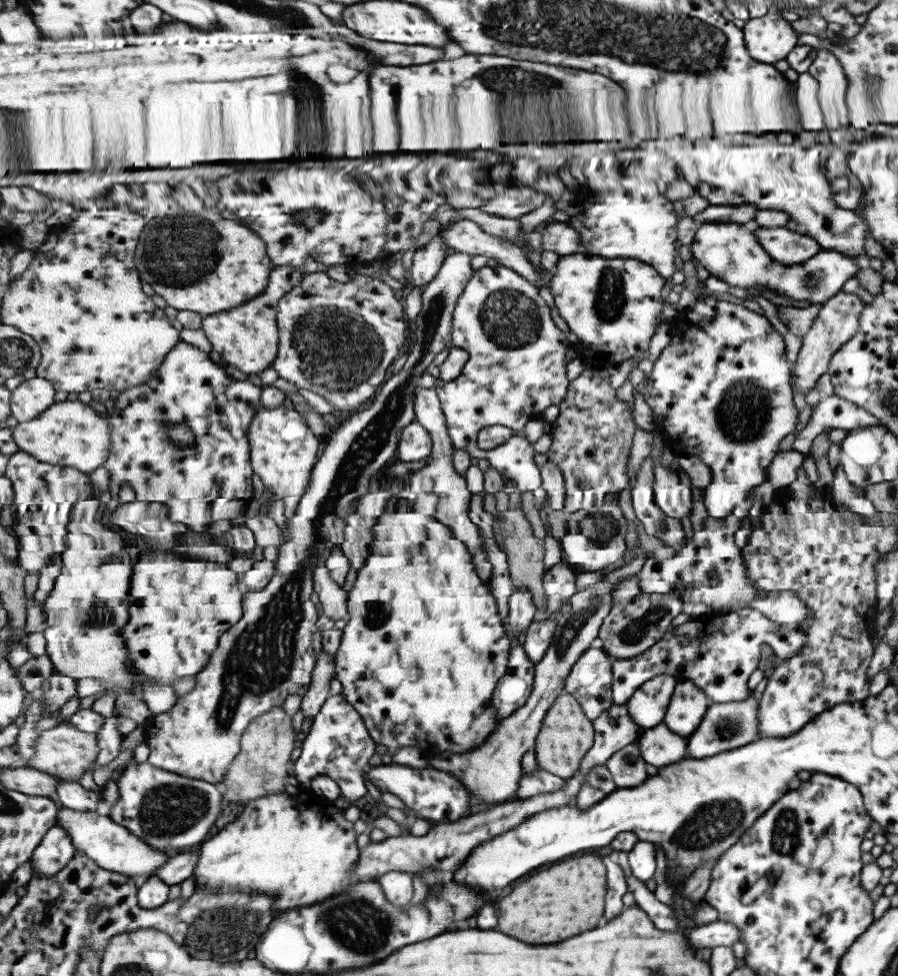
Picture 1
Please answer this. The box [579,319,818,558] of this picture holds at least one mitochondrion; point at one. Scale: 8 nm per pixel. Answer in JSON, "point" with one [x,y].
{"point":[744,414]}

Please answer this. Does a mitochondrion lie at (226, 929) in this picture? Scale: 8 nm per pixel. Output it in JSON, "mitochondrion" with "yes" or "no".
{"mitochondrion":"yes"}

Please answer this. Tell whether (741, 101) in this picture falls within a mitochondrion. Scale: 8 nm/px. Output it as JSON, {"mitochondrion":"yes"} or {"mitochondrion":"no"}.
{"mitochondrion":"no"}

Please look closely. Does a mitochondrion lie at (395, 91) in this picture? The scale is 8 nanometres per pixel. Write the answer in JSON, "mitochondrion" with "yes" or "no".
{"mitochondrion":"no"}

